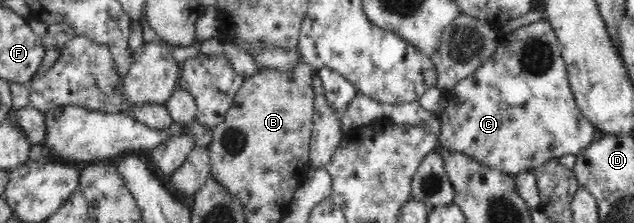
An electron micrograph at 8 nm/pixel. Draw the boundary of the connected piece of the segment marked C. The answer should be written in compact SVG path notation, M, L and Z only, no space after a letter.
M547 20L525 24L510 33L501 32L498 46L489 59L457 82L445 99L447 105L437 116L439 146L513 176L534 171L545 161L563 155L577 155L592 145L592 141L600 135L577 107L559 40Z

